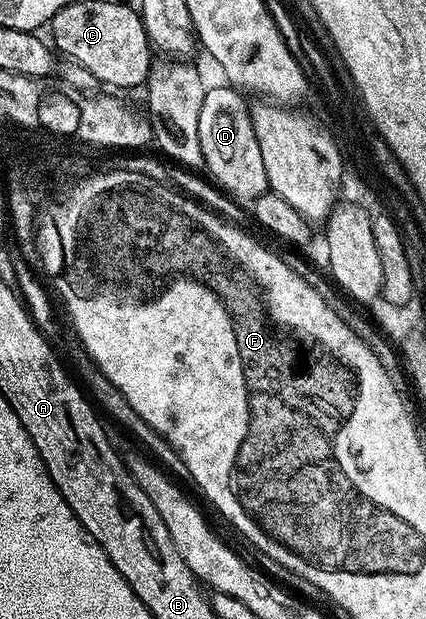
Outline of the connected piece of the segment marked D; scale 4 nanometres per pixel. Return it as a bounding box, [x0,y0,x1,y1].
[201,85,268,201]

